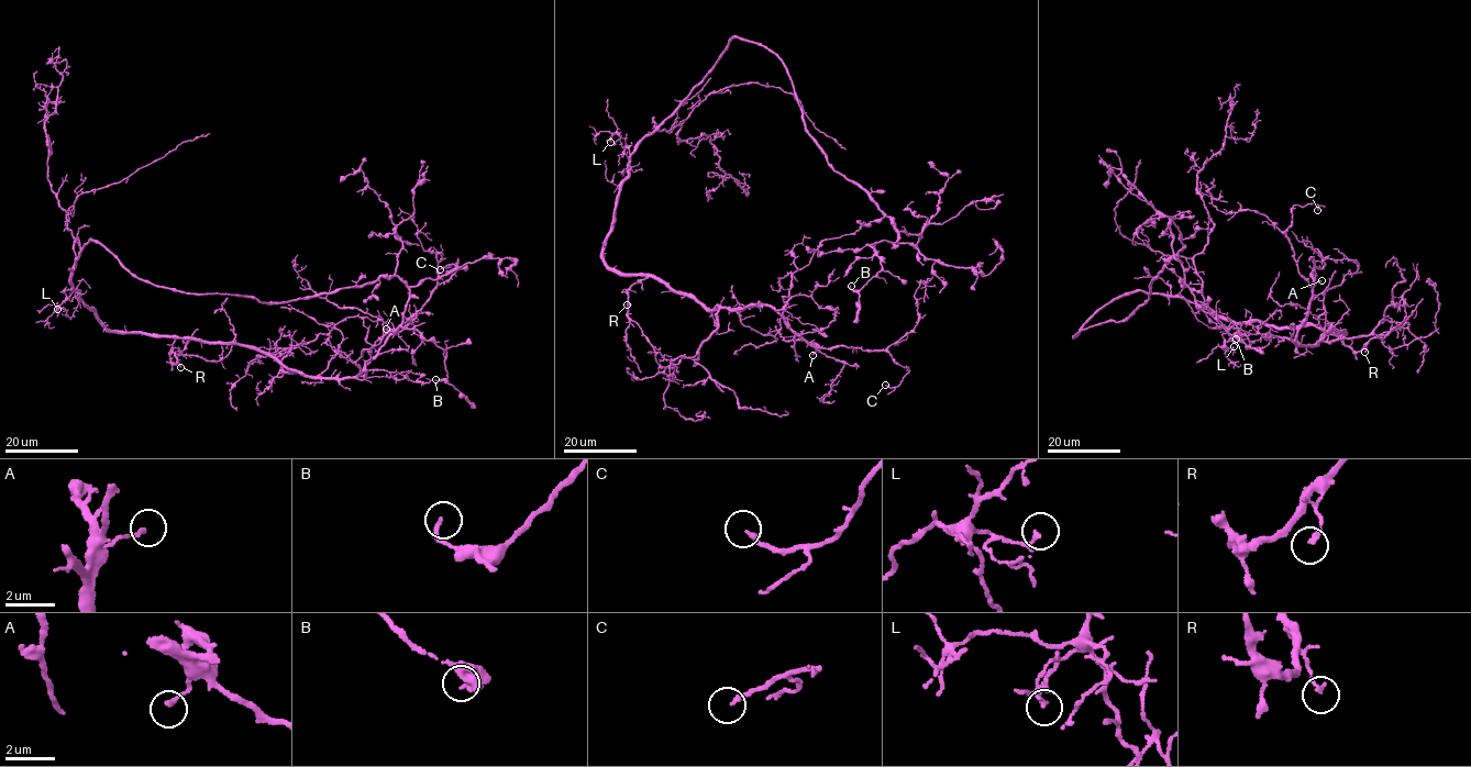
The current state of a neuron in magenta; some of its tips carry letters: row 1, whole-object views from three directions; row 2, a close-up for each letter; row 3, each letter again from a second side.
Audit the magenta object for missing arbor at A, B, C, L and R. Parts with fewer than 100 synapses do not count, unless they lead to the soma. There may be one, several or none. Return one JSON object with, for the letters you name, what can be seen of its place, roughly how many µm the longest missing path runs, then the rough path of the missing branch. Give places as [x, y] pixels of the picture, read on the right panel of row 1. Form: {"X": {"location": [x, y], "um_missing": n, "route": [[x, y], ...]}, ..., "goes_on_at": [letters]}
{"goes_on_at": []}

